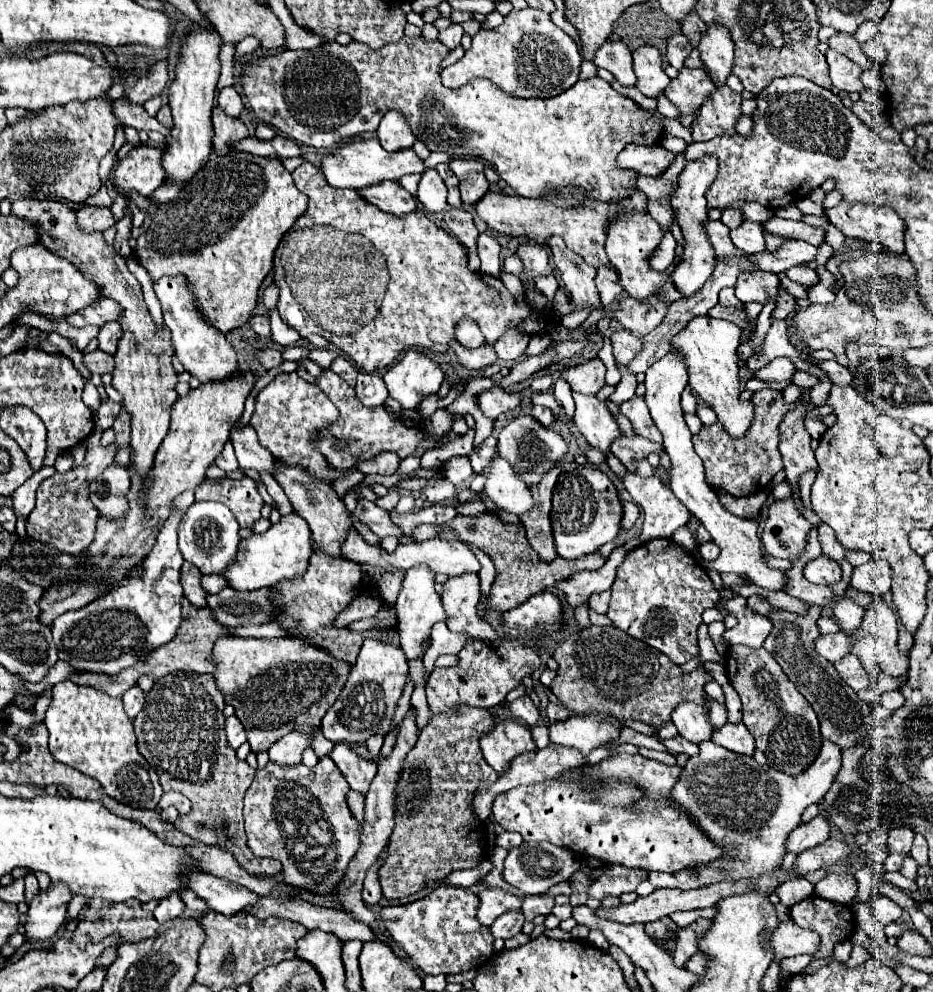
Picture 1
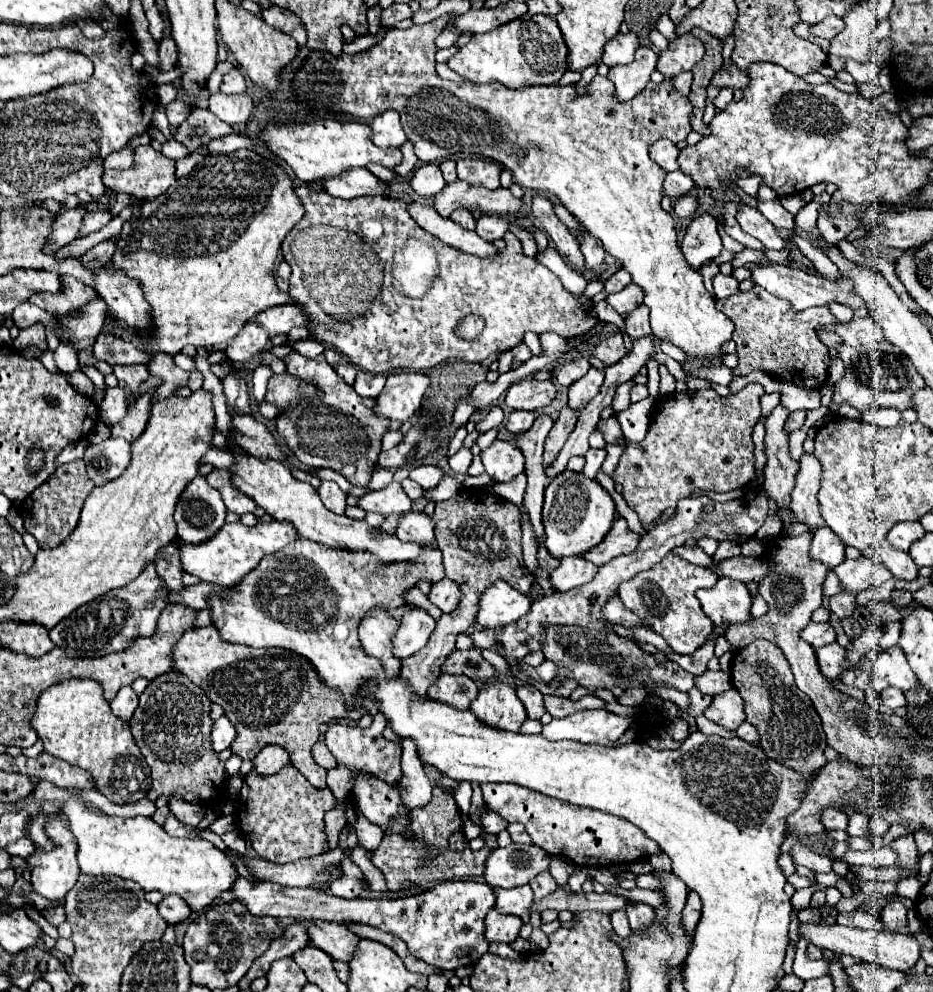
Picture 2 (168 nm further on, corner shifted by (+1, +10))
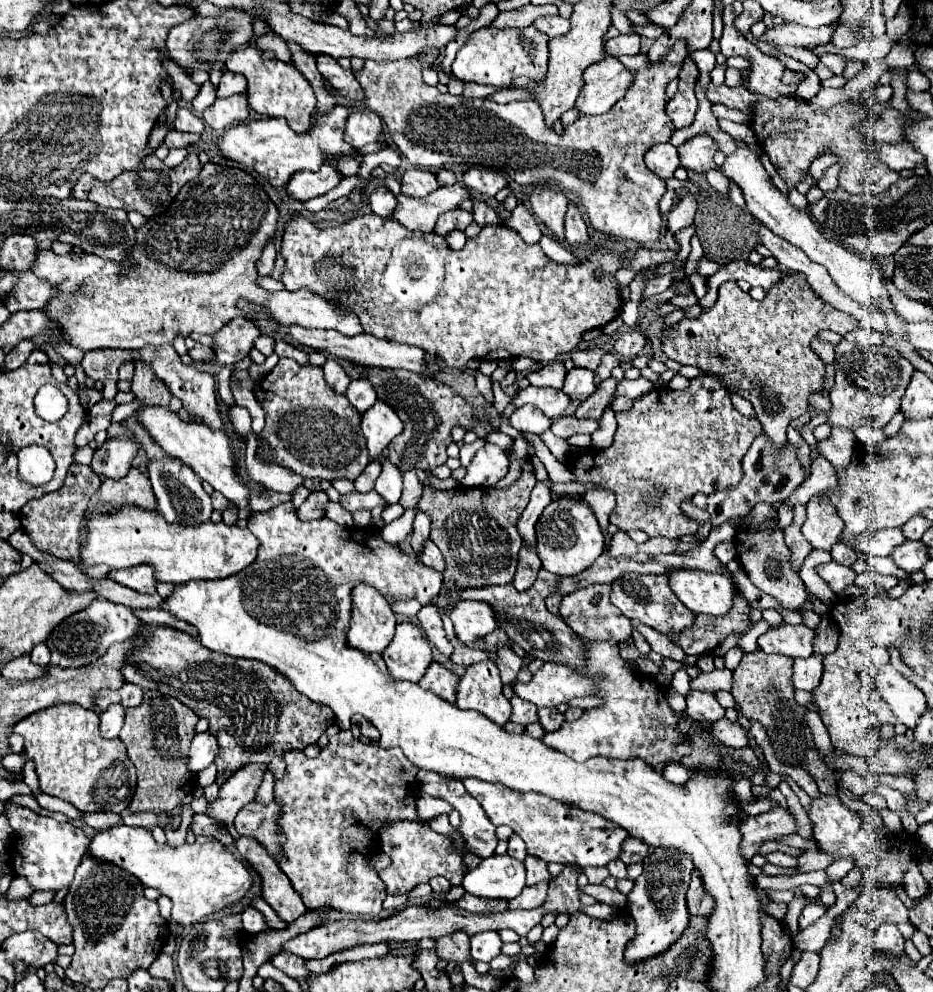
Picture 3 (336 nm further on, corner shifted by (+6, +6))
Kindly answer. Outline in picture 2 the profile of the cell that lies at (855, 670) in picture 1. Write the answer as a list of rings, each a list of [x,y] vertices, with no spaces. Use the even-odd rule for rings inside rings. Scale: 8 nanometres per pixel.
[[[835,641],[831,645],[825,645],[817,649],[817,663],[821,667],[821,673],[829,679],[835,681],[841,671],[841,663],[845,661],[845,649]]]

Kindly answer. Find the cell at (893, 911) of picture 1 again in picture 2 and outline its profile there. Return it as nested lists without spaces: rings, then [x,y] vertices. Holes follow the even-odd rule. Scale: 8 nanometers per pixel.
[[[889,899],[883,907],[881,921],[885,931],[903,931],[907,927],[907,909],[897,899]]]

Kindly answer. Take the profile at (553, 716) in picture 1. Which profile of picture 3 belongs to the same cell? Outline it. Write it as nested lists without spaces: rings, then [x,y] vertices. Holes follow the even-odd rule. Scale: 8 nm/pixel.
[[[540,707],[538,715],[540,715],[540,723],[546,731],[556,731],[564,721],[564,715],[556,707]]]

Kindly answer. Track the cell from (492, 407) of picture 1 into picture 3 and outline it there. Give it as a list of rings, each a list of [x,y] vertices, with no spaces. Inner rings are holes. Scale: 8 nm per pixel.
[[[550,387],[518,389],[514,393],[514,397],[512,397],[512,405],[514,407],[522,407],[526,403],[538,407],[546,417],[554,419],[554,417],[560,417],[564,413],[564,409],[568,407],[570,399],[562,391],[556,391],[556,389],[550,389]]]

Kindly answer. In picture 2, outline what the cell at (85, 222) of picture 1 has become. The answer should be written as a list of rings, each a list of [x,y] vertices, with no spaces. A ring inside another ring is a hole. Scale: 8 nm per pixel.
[[[71,209],[71,211],[61,213],[53,223],[53,231],[49,233],[49,239],[45,241],[43,251],[55,253],[63,245],[71,243],[77,237],[79,229],[81,229],[81,221],[83,221],[85,213],[87,213],[85,209]]]

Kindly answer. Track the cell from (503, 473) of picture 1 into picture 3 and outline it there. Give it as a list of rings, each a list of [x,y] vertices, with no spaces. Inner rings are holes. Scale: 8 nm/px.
[[[486,443],[472,459],[466,477],[460,481],[464,487],[492,487],[508,473],[508,455],[498,445]]]

